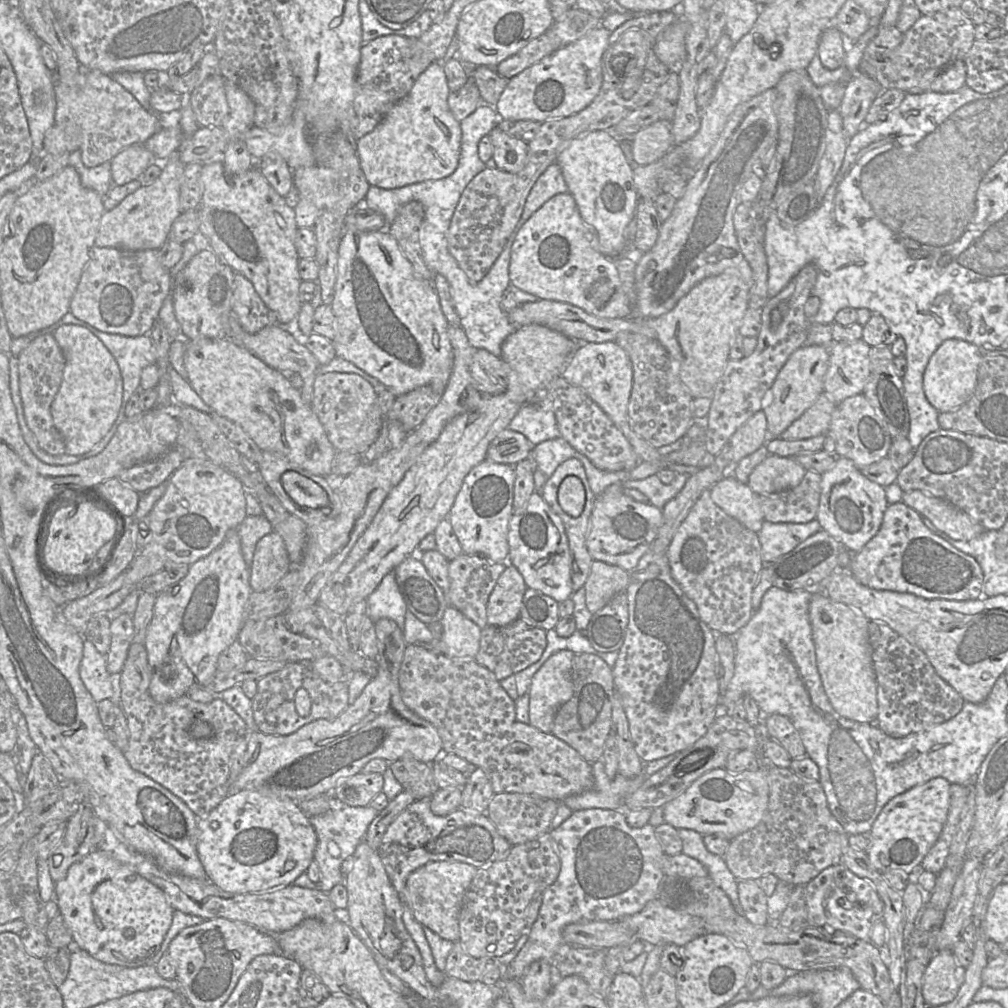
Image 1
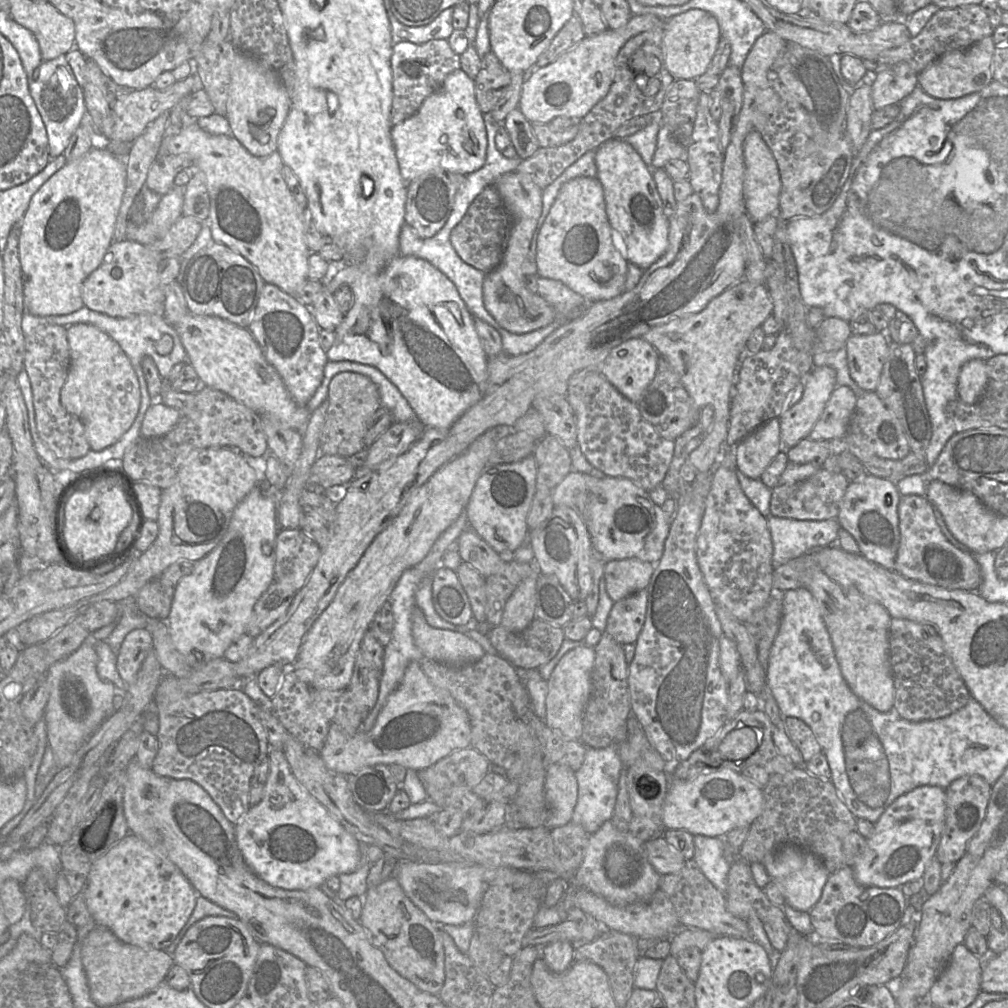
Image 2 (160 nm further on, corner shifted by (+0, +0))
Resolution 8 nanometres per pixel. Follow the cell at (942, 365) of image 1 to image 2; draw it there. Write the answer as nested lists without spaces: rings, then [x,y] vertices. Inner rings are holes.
[[[973,359],[965,363],[959,373],[958,398],[967,403],[977,402],[987,385],[986,363],[982,359]]]

